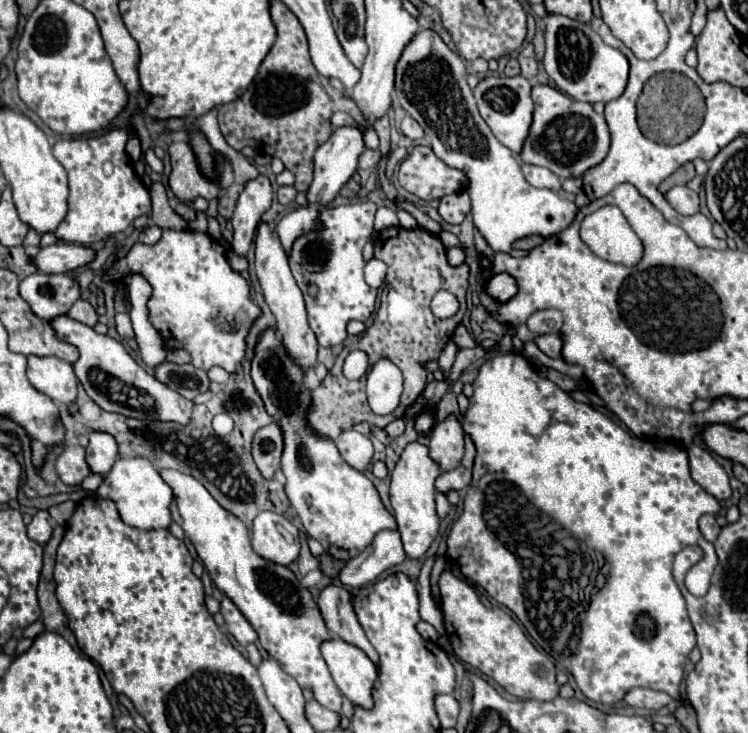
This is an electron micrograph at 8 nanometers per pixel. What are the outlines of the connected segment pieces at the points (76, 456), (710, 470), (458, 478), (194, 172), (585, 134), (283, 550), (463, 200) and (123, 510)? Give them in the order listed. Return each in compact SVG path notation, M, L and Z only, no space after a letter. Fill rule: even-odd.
M66 446L58 456L56 470L62 482L66 482L68 486L78 486L90 474L84 454L86 450L82 446Z
M692 444L688 448L688 458L690 458L690 472L692 478L716 500L728 500L732 496L732 488L728 482L728 474L724 468L700 446Z
M466 436L466 452L464 452L460 466L456 470L444 472L436 480L436 490L442 492L442 494L446 494L450 490L464 490L472 482L472 464L474 464L474 444Z
M172 142L168 154L172 162L172 174L168 178L168 186L172 188L176 198L180 198L182 202L194 202L194 198L198 196L206 200L218 196L220 186L212 180L206 180L200 174L196 156L188 142Z
M536 84L532 88L532 100L536 106L534 122L520 152L522 162L550 168L560 178L576 178L604 160L610 148L610 134L604 116L596 114L592 104L578 102L568 94L544 84Z
M264 512L254 518L252 548L262 558L288 566L298 558L298 528L276 512Z
M460 190L460 192L454 192L450 196L444 196L440 206L438 206L438 212L440 216L450 222L450 224L460 224L462 218L470 212L470 198L468 198L468 192L466 190Z
M118 458L114 468L104 476L102 486L96 490L100 498L108 498L116 504L122 520L128 526L140 530L156 530L168 528L172 524L170 504L172 504L172 488L160 478L158 470L146 458Z

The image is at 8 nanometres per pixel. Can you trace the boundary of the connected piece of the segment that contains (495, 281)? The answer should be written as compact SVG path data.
M498 274L498 276L494 276L494 278L488 280L486 290L488 290L488 294L490 294L492 298L506 302L508 298L512 298L512 296L516 294L516 282L514 282L514 278L508 276L508 274Z

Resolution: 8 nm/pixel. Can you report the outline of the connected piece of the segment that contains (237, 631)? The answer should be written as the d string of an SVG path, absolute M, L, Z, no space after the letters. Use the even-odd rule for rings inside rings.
M224 598L222 600L220 612L224 616L224 622L226 622L228 632L238 640L238 644L246 646L246 644L258 640L258 634L254 632L254 628L250 626L250 622L242 616L242 612L236 608L236 604L230 598Z

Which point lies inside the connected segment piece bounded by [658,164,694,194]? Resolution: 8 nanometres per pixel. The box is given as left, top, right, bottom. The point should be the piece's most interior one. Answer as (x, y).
(685, 173)

